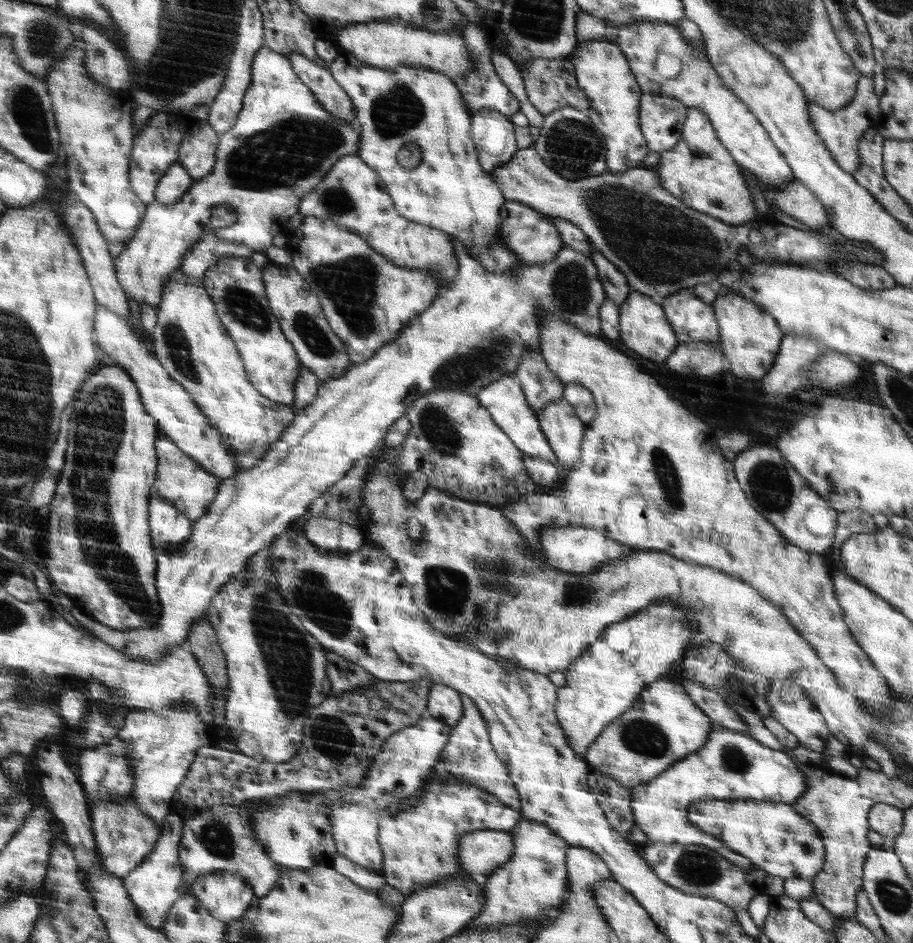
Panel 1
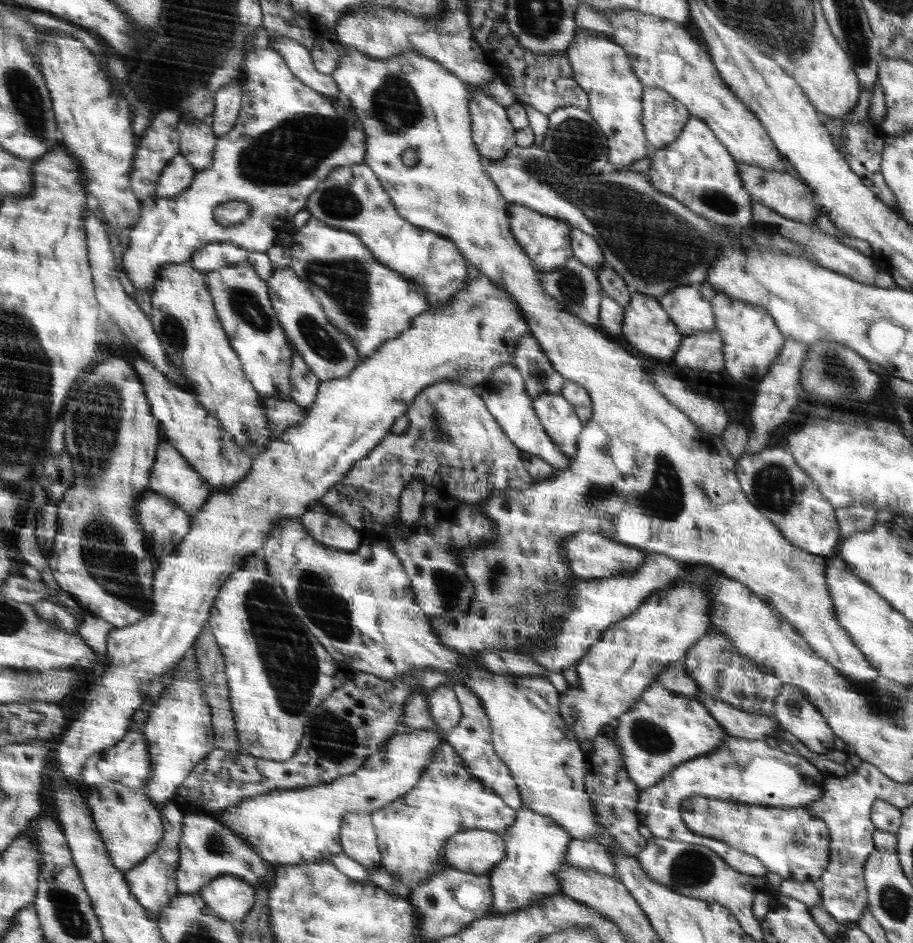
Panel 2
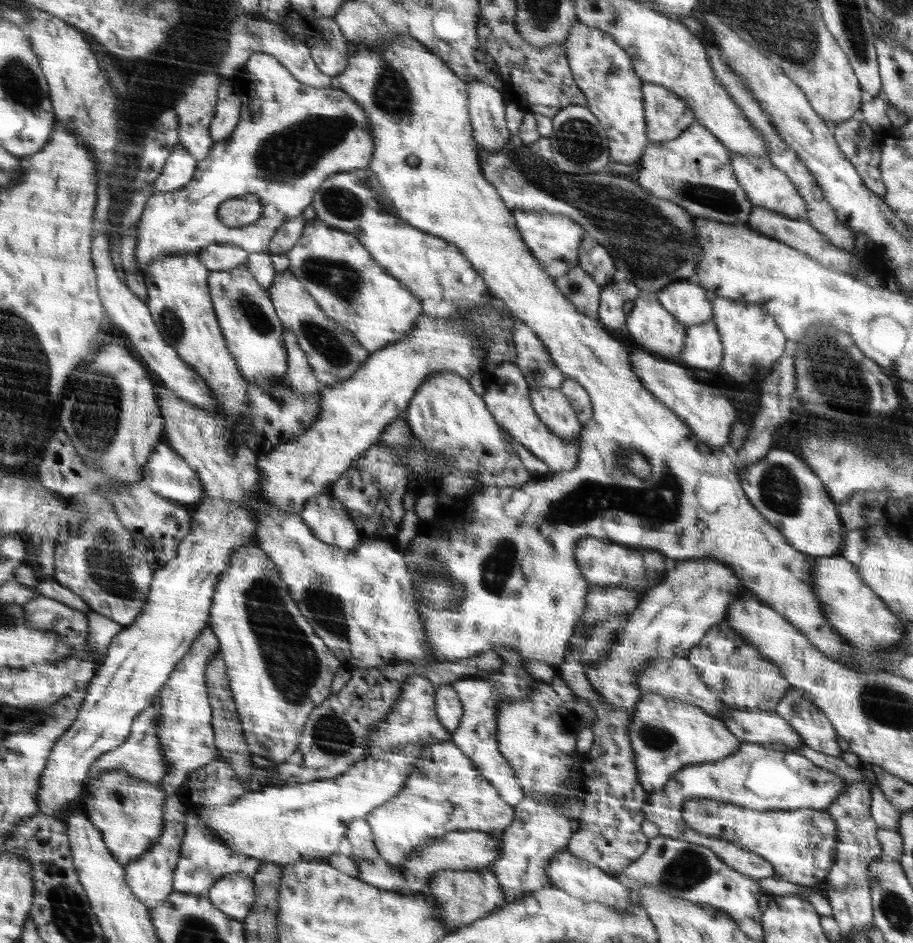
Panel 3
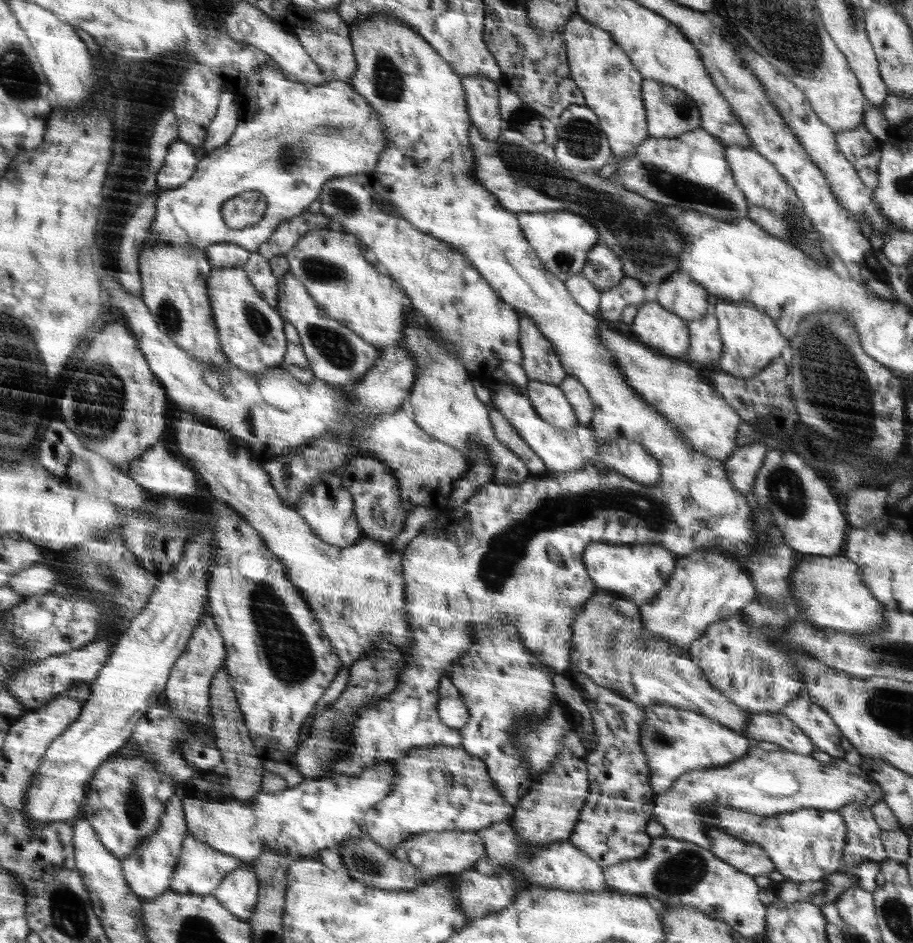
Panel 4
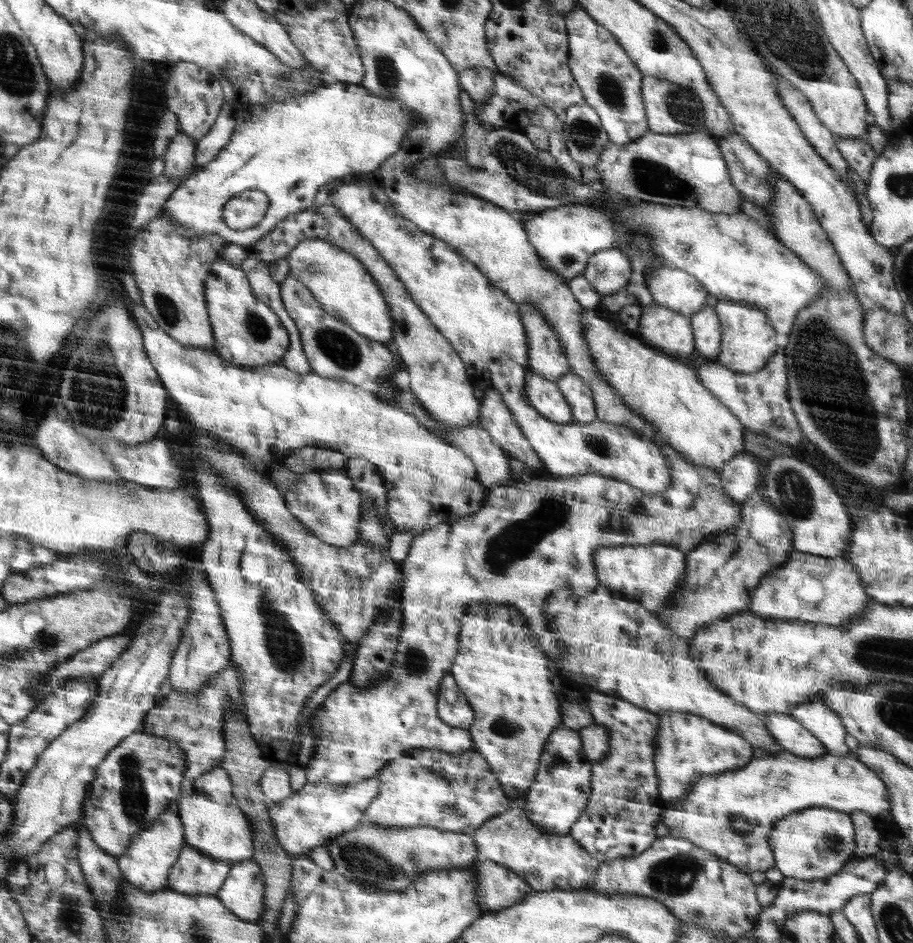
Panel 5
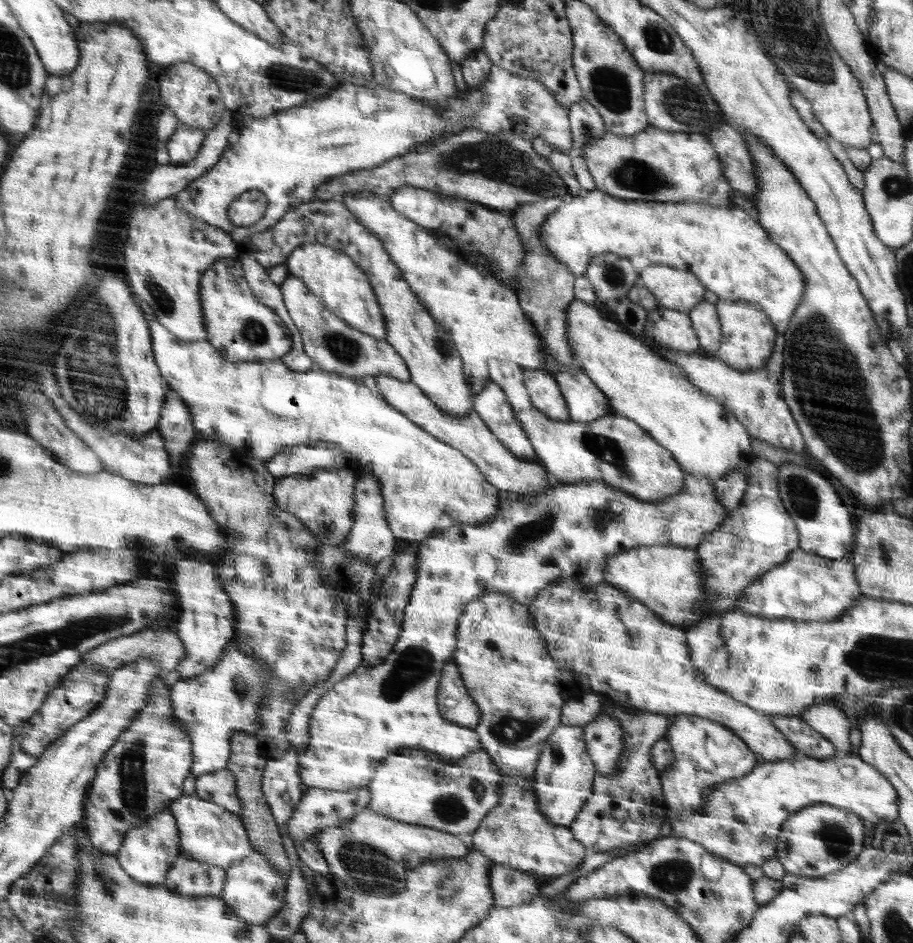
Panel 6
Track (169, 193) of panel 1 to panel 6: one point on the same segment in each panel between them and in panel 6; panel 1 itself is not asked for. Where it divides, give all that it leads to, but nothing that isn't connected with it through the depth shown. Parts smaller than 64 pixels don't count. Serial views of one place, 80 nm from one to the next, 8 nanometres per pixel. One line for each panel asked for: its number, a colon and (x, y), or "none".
2: (179, 173)
3: (180, 167)
4: (182, 160)
5: (179, 159)
6: (183, 146)

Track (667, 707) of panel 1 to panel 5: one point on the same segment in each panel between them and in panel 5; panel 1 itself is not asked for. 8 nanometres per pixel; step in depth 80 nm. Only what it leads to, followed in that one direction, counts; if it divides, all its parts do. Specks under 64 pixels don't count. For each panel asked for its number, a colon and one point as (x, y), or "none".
2: (664, 730)
3: (667, 734)
4: (677, 741)
5: (687, 746)

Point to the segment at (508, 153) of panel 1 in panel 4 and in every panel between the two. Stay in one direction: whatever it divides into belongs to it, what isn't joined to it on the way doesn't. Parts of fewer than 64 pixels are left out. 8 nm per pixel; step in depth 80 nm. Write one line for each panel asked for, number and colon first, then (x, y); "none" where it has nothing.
2: (494, 136)
3: (488, 112)
4: (482, 93)

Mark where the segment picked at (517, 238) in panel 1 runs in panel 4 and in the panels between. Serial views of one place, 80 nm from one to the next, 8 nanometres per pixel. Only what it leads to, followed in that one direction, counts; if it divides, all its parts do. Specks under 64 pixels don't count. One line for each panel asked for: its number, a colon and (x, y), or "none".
2: (548, 240)
3: (554, 239)
4: (563, 240)

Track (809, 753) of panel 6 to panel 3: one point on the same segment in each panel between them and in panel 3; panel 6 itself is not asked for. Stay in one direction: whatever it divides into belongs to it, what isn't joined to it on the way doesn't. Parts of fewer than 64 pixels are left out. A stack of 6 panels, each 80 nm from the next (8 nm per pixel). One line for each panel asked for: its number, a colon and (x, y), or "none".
3: (763, 727)
4: (771, 727)
5: (788, 732)

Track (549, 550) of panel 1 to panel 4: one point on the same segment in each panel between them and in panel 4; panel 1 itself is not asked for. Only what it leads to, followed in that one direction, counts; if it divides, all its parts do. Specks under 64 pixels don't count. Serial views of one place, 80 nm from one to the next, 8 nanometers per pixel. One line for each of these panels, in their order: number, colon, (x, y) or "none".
2: (592, 555)
3: (604, 564)
4: (639, 572)

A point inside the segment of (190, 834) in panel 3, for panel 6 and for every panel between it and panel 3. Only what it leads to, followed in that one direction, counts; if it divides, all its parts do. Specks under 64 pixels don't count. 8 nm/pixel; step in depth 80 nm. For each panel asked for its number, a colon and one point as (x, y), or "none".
4: (201, 869)
5: (195, 873)
6: (188, 877)

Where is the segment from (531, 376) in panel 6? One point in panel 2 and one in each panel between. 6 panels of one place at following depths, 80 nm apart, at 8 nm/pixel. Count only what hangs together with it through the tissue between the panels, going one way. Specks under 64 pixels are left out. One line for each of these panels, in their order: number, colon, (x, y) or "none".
2: (558, 415)
3: (554, 408)
4: (550, 402)
5: (545, 395)

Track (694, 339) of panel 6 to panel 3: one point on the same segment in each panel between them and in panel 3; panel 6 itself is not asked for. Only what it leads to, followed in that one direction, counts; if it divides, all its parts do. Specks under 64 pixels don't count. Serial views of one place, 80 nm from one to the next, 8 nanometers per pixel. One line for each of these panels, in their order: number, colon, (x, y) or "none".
3: (653, 328)
4: (662, 330)
5: (671, 332)

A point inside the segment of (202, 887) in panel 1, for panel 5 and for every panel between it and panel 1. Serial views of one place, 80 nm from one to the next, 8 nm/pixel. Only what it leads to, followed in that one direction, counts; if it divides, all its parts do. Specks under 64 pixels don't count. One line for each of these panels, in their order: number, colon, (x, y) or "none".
2: (231, 897)
3: (234, 894)
4: (239, 892)
5: (244, 892)

